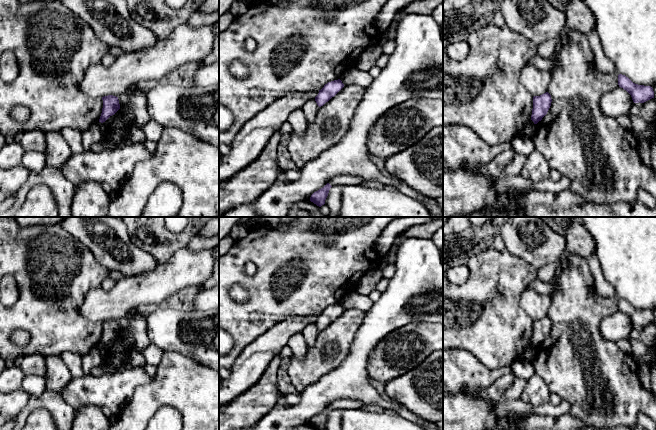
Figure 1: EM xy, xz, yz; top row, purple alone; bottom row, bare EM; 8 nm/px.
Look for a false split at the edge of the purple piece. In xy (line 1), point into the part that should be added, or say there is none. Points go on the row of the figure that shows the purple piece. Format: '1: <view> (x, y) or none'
1: none

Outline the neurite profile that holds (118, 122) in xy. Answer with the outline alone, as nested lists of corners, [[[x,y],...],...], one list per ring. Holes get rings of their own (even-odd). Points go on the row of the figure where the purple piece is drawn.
[[[119,109],[114,115],[103,122],[109,131],[117,131],[124,139],[128,139],[130,131],[136,127],[136,119],[129,120]]]

